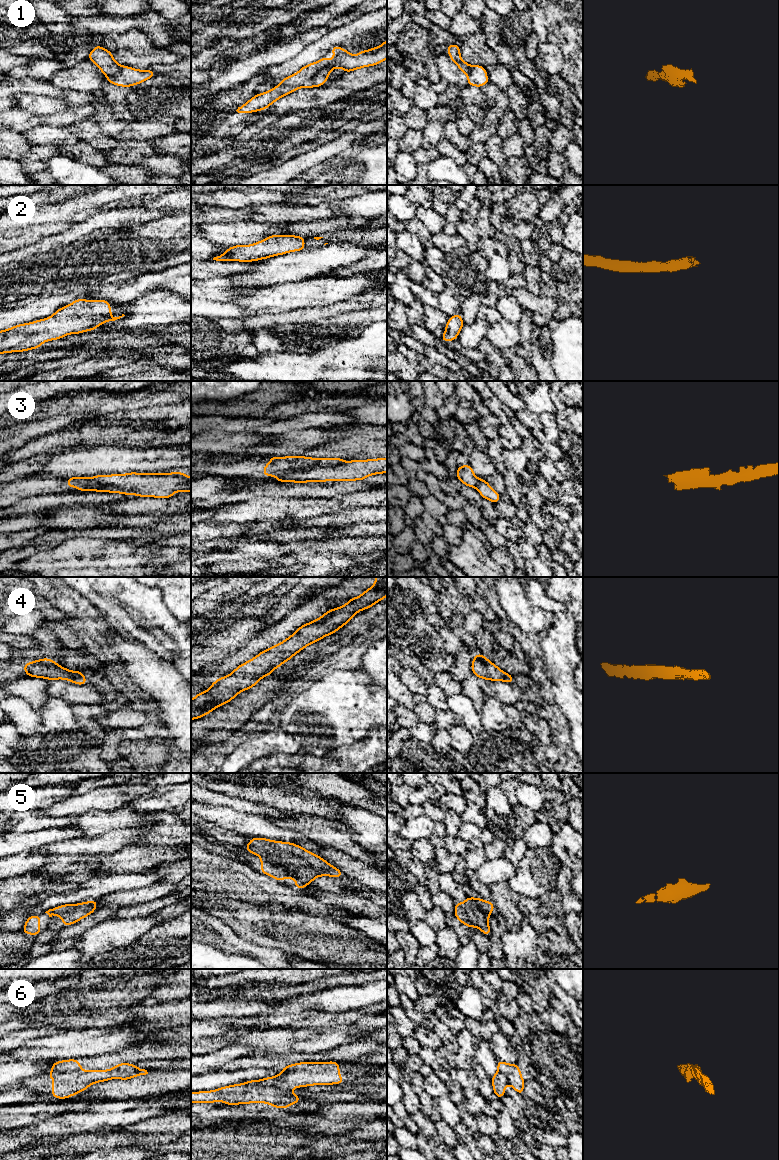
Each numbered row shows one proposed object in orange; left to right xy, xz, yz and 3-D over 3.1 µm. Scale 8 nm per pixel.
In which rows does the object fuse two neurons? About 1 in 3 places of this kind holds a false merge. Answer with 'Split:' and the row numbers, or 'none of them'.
Split: 1, 3, 6

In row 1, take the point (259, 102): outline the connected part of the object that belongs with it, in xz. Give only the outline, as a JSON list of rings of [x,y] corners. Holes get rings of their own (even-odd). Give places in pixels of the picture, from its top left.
[[[323,56],[319,61],[302,67],[297,73],[281,80],[281,83],[273,89],[261,94],[254,95],[244,105],[238,107],[238,113],[253,113],[268,108],[281,97],[302,88],[320,70],[332,63],[334,59],[326,59]]]

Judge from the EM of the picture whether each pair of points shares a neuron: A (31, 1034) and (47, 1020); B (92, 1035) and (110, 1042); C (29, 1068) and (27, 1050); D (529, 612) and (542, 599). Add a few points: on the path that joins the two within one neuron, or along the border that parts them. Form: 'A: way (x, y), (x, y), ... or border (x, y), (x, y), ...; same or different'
A: border (28, 1027), (55, 1026), (61, 1031); different
B: way (96, 1039), (106, 1040); same
C: border (14, 1058), (46, 1059), (51, 1061); different
D: border (524, 588), (527, 598), (547, 611), (552, 622); different

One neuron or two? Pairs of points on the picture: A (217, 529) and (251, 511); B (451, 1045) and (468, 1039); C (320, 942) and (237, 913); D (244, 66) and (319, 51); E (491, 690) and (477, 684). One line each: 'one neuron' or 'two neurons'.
A: two neurons
B: two neurons
C: one neuron
D: two neurons
E: two neurons

